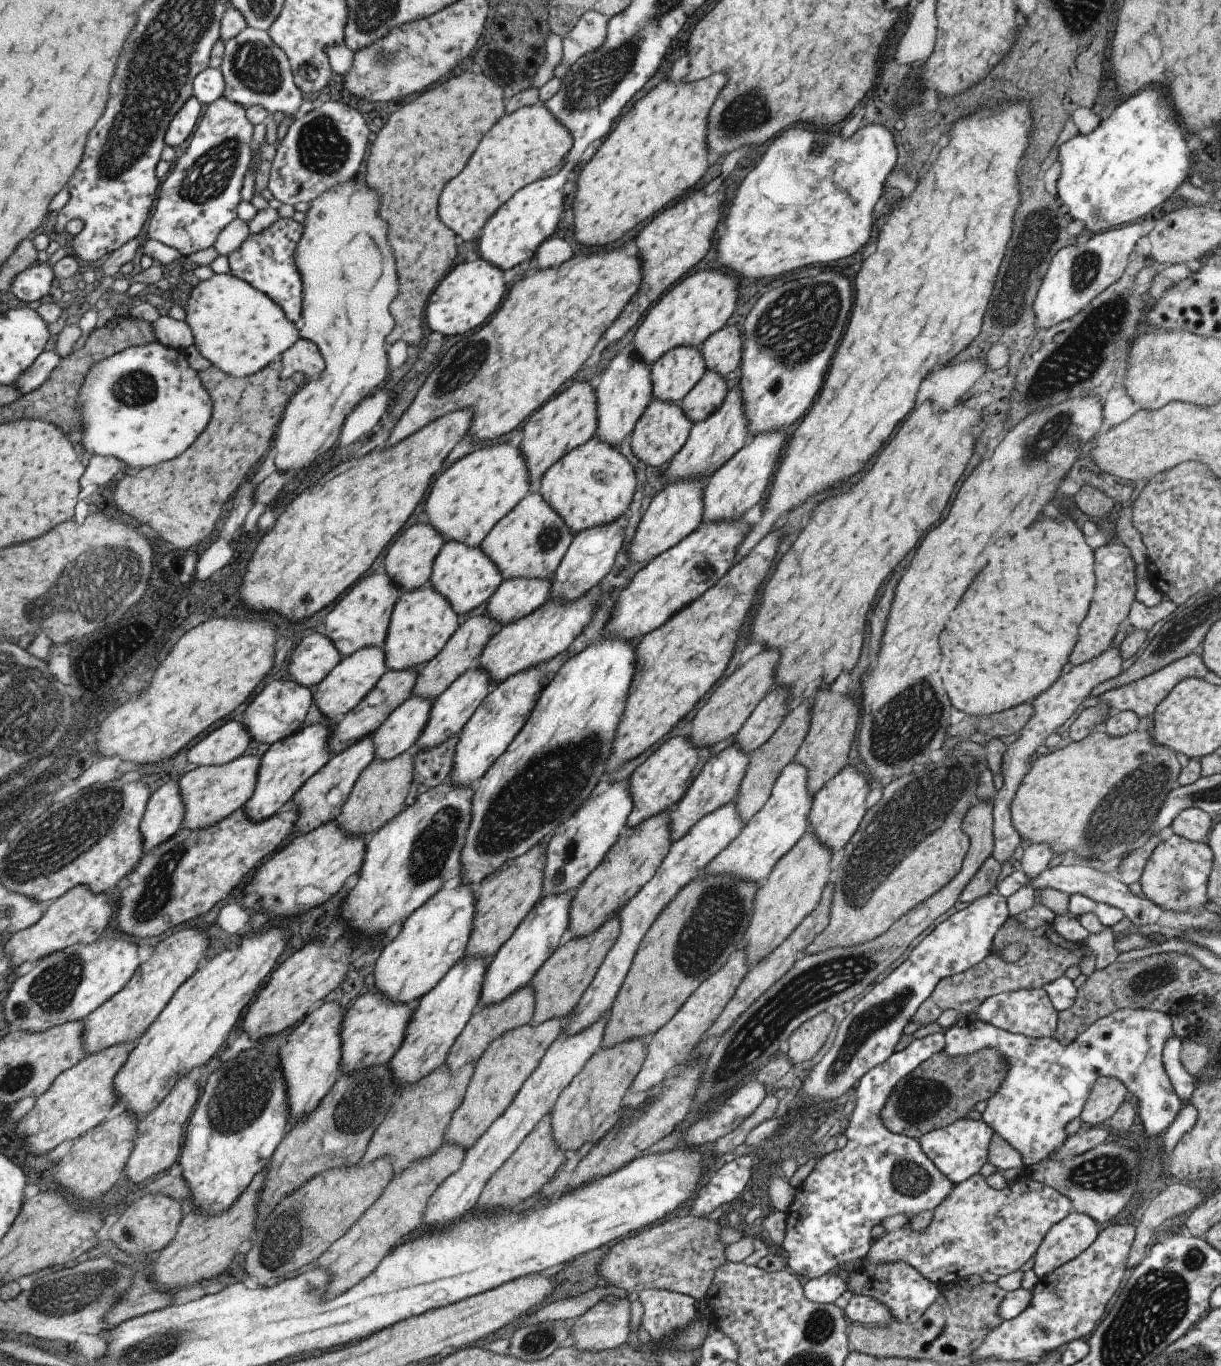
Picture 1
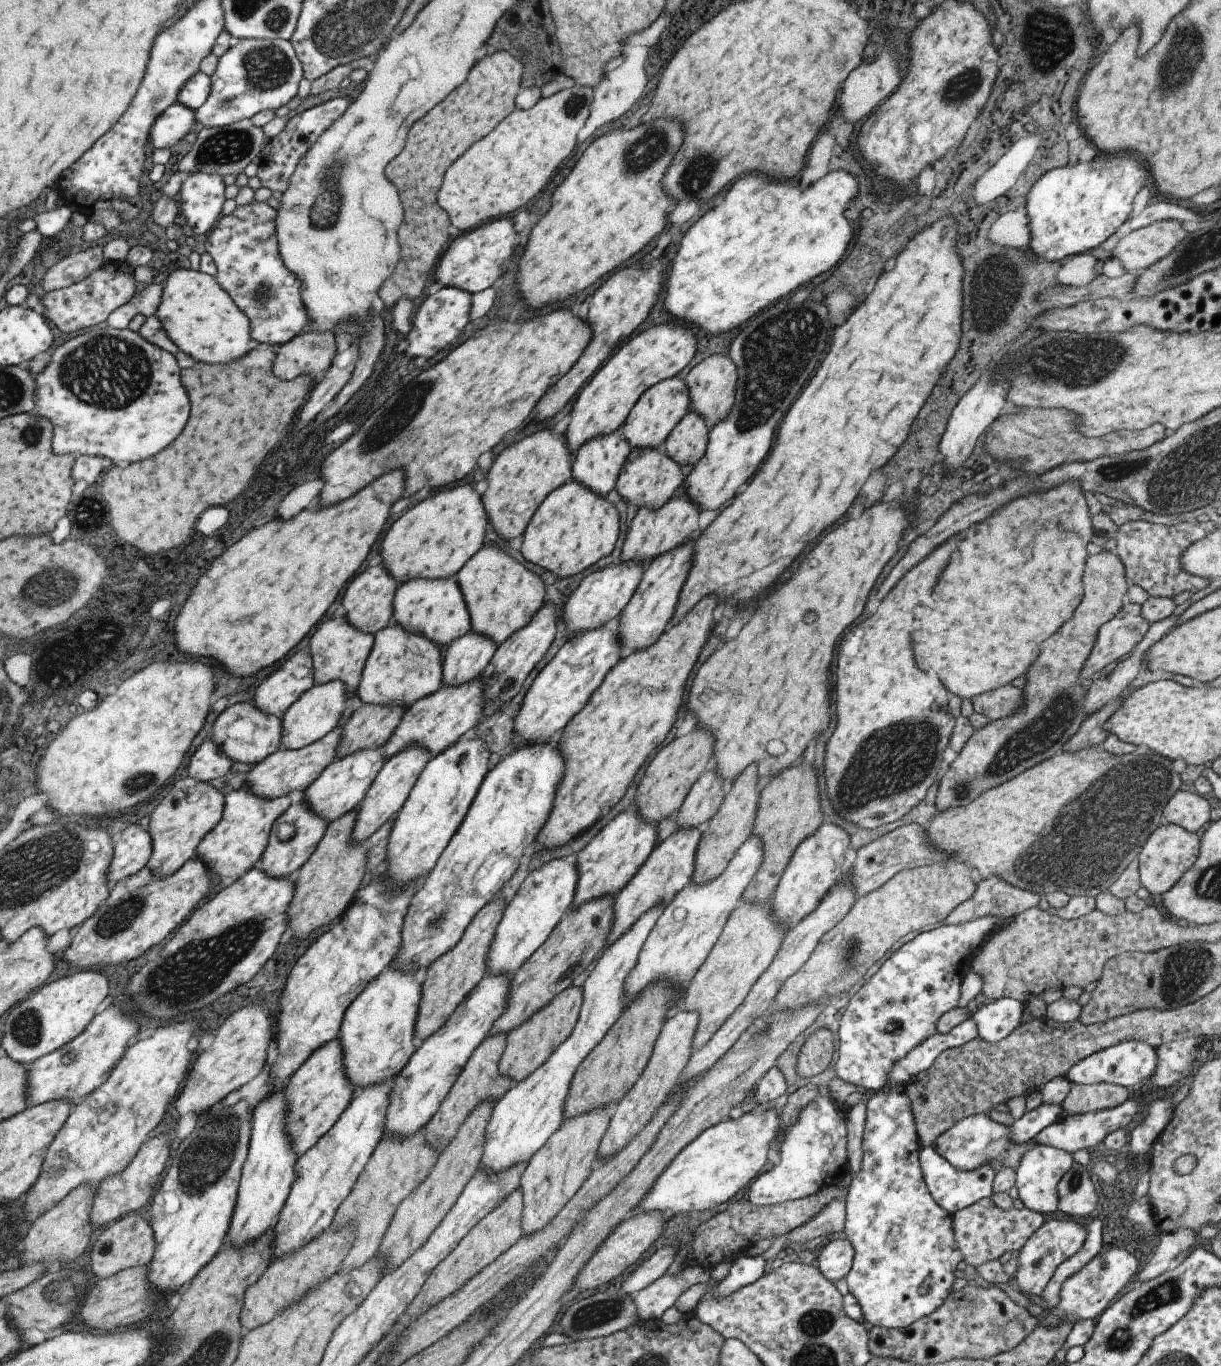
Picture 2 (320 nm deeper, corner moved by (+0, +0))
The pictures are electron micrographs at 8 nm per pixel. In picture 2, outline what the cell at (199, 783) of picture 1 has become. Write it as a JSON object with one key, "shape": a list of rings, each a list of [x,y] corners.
{"shape":[[[189,776],[178,780],[146,821],[153,837],[153,852],[147,867],[162,879],[181,870],[196,856],[201,841],[220,824],[226,800],[227,796],[211,784]]]}

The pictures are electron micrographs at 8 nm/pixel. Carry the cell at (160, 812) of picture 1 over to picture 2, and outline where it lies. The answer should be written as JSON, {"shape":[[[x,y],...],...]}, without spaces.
{"shape":[[[146,822],[131,825],[122,831],[116,853],[108,872],[108,881],[114,885],[120,880],[140,873],[148,866],[153,852],[153,837]]]}

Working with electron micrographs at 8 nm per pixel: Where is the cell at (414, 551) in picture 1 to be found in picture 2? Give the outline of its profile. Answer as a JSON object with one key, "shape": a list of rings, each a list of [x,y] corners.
{"shape":[[[381,566],[366,568],[365,572],[353,578],[353,586],[349,586],[349,590],[345,590],[341,598],[341,606],[345,611],[344,618],[357,630],[368,632],[370,635],[375,634],[392,622],[392,602],[396,588],[396,582],[385,574]]]}

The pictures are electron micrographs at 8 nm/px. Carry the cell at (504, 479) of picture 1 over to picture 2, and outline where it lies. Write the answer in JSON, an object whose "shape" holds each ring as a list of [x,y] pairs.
{"shape":[[[471,486],[437,492],[389,526],[379,546],[381,564],[397,586],[411,579],[449,579],[481,548],[487,523],[481,500]]]}

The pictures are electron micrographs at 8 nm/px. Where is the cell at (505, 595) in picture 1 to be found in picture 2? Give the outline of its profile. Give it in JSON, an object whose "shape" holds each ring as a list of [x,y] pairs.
{"shape":[[[471,630],[447,645],[441,665],[443,687],[458,687],[477,679],[497,646]]]}

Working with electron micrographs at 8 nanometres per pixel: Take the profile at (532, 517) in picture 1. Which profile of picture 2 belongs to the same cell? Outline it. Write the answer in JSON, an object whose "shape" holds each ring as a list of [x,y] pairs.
{"shape":[[[483,546],[451,577],[460,587],[465,606],[470,618],[470,630],[492,641],[497,647],[514,632],[533,618],[533,615],[544,604],[545,586],[537,574],[529,572],[525,566],[505,555],[503,550],[493,546]]]}

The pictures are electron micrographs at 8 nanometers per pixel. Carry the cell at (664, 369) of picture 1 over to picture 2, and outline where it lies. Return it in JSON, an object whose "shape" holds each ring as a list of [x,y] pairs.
{"shape":[[[671,377],[649,387],[633,404],[619,428],[631,450],[656,449],[667,438],[673,427],[689,412],[690,398],[686,384]]]}

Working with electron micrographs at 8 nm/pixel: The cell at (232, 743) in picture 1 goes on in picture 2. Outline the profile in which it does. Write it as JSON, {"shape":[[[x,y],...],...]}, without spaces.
{"shape":[[[213,740],[202,743],[188,763],[188,776],[201,782],[211,782],[225,776],[234,760]]]}

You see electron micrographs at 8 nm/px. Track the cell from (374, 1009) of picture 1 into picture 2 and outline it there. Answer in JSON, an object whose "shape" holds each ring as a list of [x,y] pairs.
{"shape":[[[334,1039],[311,1054],[309,1060],[289,1078],[287,1098],[291,1103],[291,1113],[288,1114],[288,1132],[295,1139],[299,1160],[339,1120],[353,1097],[353,1087],[345,1078],[341,1061],[342,1050],[338,1040]]]}

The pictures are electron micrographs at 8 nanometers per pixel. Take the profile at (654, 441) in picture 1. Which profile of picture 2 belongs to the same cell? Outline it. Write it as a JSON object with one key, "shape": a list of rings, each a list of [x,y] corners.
{"shape":[[[635,449],[625,459],[614,489],[624,503],[634,507],[657,510],[672,497],[675,489],[684,482],[679,465],[656,449]]]}

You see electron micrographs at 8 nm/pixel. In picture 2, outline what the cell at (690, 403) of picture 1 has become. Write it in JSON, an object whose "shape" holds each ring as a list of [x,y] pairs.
{"shape":[[[688,412],[656,450],[679,466],[695,464],[705,452],[709,431],[699,415]]]}

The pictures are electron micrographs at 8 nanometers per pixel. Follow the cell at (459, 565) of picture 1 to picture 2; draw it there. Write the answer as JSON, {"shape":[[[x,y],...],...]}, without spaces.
{"shape":[[[452,578],[439,580],[411,579],[397,586],[392,602],[392,623],[403,627],[409,634],[421,635],[433,644],[441,644],[441,646],[452,643],[470,630],[470,618],[464,598],[462,597],[460,587],[457,586],[457,583]]]}

